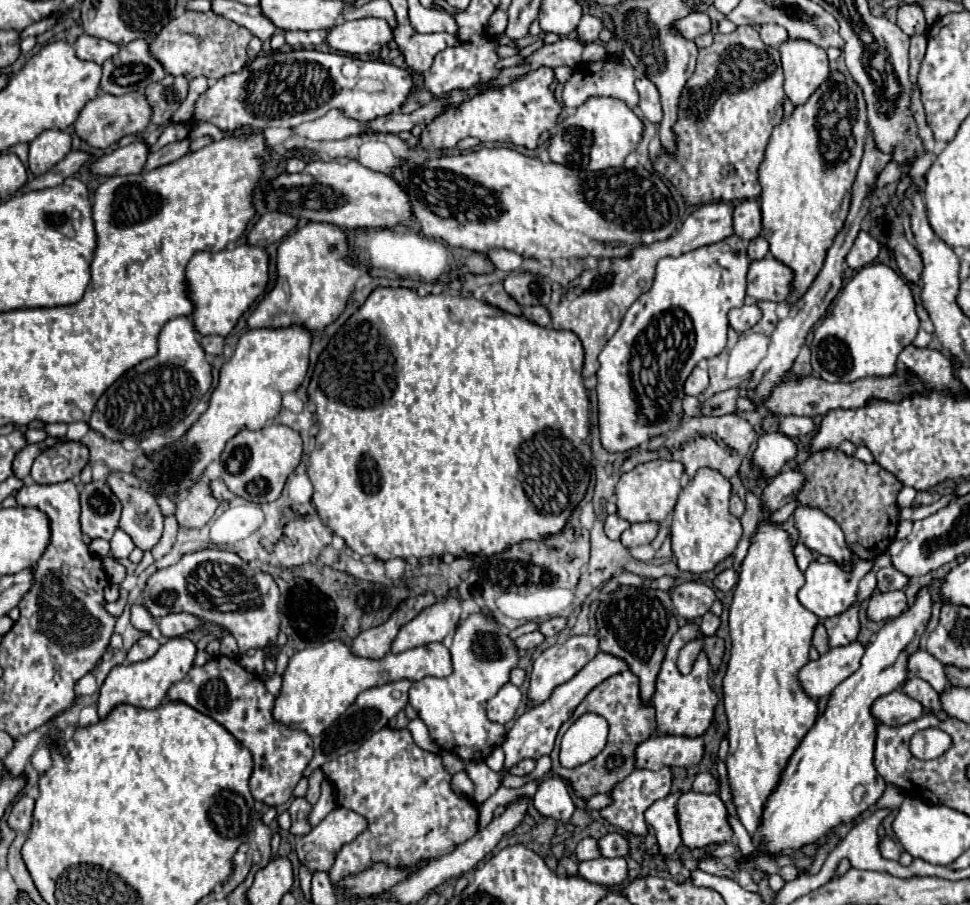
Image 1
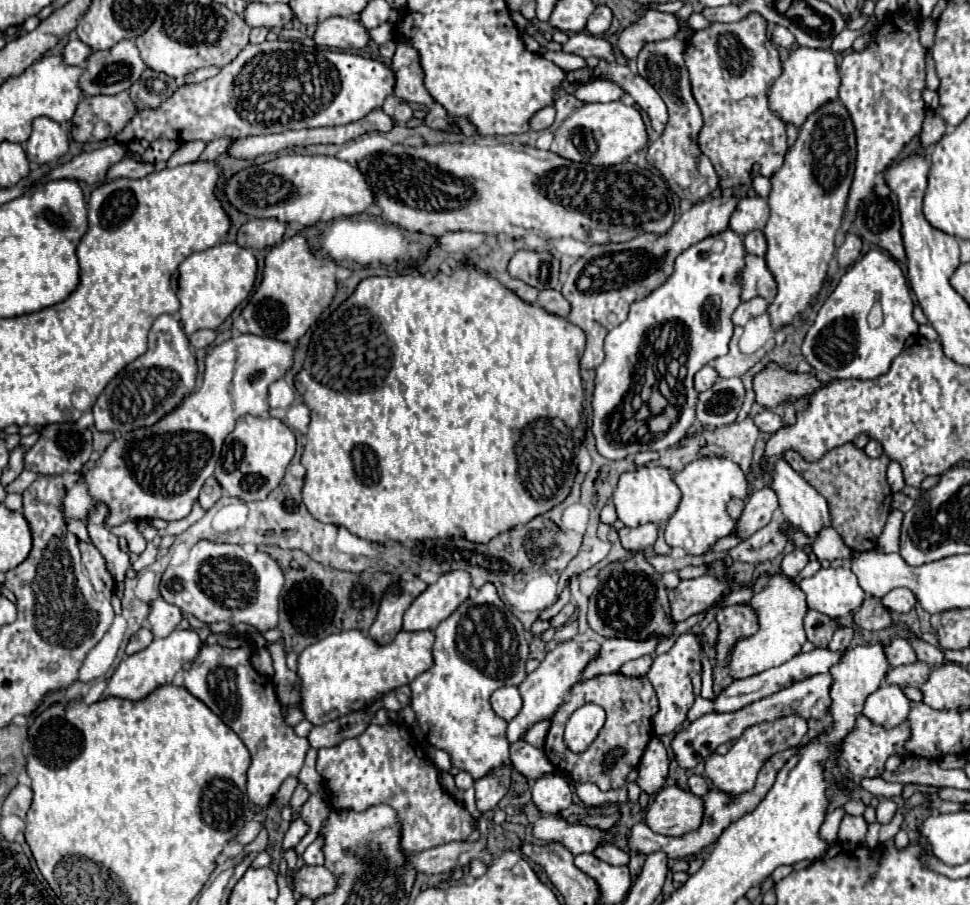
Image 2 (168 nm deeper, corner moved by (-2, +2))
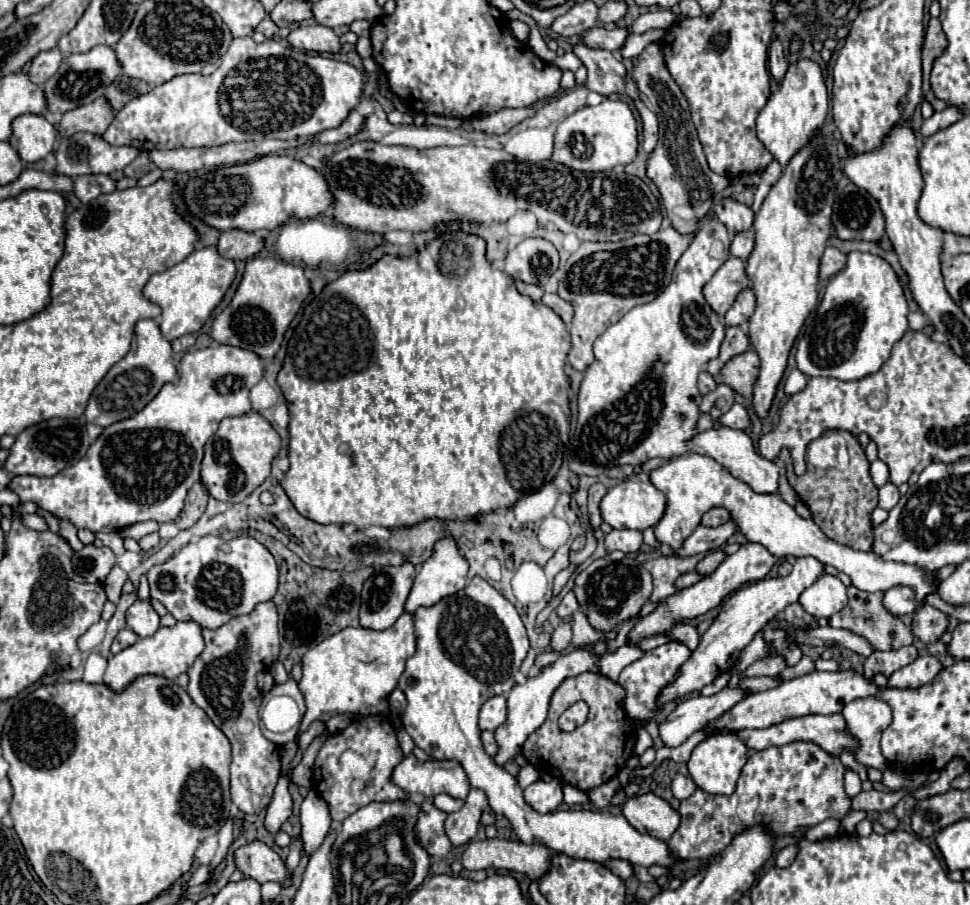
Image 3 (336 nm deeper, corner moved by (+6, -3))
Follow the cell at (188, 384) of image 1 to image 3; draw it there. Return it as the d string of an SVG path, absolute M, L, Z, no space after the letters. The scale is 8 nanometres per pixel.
M152 319L136 321L132 349L104 375L104 379L92 391L84 413L86 421L100 427L108 427L120 419L126 419L128 415L134 415L156 395L156 391L160 391L164 383L176 383L176 375L178 371L172 363L172 347L160 335L160 327Z

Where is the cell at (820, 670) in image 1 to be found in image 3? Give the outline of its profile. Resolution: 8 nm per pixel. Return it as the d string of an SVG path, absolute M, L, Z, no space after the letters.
M736 687L736 689L722 689L716 695L710 697L690 697L684 699L658 727L660 739L666 747L678 747L684 743L694 731L702 729L710 721L718 719L722 713L730 711L738 701L742 701L746 693Z

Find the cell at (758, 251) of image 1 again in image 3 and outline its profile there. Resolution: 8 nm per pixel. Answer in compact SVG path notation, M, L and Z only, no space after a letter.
M746 229L746 231L736 233L736 237L732 239L732 255L740 257L744 261L744 259L748 259L752 249L754 249L754 231Z

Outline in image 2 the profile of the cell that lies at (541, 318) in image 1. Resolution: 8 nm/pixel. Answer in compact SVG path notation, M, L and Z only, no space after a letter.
M542 290L538 294L538 298L536 298L536 304L540 308L544 308L546 312L556 314L556 316L562 316L562 318L566 318L568 316L568 310L570 310L568 300L558 290Z

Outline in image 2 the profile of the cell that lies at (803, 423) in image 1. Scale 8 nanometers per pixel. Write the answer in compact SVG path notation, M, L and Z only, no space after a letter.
M764 410L764 412L756 414L756 416L754 416L754 422L756 422L756 426L758 426L762 432L768 432L768 434L774 434L774 432L778 432L780 428L786 426L784 418L778 416L778 414L772 412L772 410Z

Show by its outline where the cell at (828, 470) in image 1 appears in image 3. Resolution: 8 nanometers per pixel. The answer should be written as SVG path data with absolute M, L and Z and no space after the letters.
M842 431L842 435L846 437L848 453L850 453L850 465L844 471L816 469L814 465L808 463L806 473L798 477L794 473L794 467L792 467L790 451L782 449L780 457L786 463L786 475L788 475L788 481L790 481L792 489L798 493L802 503L810 509L814 523L824 531L824 535L830 537L832 541L836 541L840 545L846 545L846 547L852 547L856 551L870 551L872 541L874 541L870 515L878 505L878 487L870 479L870 473L868 473L870 463L866 459L864 449L858 443L858 439L848 431Z

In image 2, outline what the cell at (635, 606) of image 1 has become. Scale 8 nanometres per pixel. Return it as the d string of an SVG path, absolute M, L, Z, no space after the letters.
M634 554L624 562L614 562L598 572L600 590L590 596L588 624L594 632L604 638L630 638L648 640L656 636L658 640L670 638L676 630L676 622L670 616L668 590L660 582L660 574L646 562L644 554Z

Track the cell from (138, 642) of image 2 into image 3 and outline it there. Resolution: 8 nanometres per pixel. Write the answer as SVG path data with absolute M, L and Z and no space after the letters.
M122 629L122 631L116 635L114 643L112 643L112 649L110 649L112 655L118 653L118 651L122 651L124 647L130 647L136 639L138 639L138 635L136 635L132 629Z

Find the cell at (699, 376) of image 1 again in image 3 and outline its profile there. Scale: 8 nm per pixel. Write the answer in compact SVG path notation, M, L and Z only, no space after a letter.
M702 371L700 377L698 377L698 391L700 391L700 395L706 395L706 393L710 393L710 391L714 391L714 389L716 389L714 377L712 377L710 373Z

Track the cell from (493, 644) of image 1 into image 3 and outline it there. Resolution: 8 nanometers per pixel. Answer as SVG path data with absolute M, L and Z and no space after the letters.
M474 577L462 591L456 595L444 597L432 607L418 607L414 613L414 635L416 635L416 653L406 661L406 669L398 681L398 687L404 691L408 705L402 713L402 727L412 737L412 741L432 759L456 759L464 767L470 785L484 789L488 795L490 807L508 817L516 837L530 845L546 845L556 853L564 853L574 859L588 859L604 863L608 859L626 859L634 865L650 867L660 865L672 869L674 863L680 859L670 851L668 841L656 839L648 833L638 833L622 815L612 815L608 811L552 811L552 813L538 813L534 811L522 797L522 789L518 781L498 767L492 757L484 751L480 743L480 727L478 727L478 711L494 695L508 693L514 687L514 673L520 669L530 643L526 637L526 629L520 621L518 611L514 605L504 599L488 581L482 577Z

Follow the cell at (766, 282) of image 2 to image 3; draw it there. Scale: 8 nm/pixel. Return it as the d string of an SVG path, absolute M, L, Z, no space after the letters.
M730 257L704 285L702 293L706 303L714 309L714 313L722 317L732 307L736 295L740 293L740 287L750 287L750 279L746 277L744 261Z

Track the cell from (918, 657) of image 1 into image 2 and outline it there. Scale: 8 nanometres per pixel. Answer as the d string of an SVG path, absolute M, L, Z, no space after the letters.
M894 638L894 640L890 640L890 644L886 646L886 654L888 654L890 666L914 664L918 660L912 644L906 638Z

